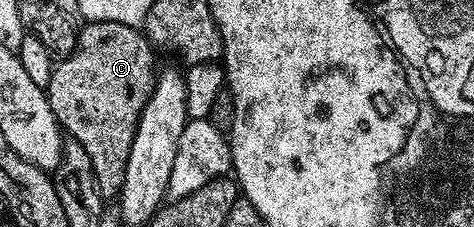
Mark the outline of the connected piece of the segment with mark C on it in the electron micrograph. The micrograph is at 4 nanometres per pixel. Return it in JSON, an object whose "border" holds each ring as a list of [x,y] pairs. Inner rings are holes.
{"border":[[[90,21],[82,24],[73,54],[56,62],[49,80],[47,92],[51,111],[62,130],[72,140],[79,142],[83,151],[87,151],[102,198],[116,198],[123,187],[127,155],[131,155],[131,143],[135,139],[141,112],[153,90],[155,80],[153,53],[155,54],[154,46],[141,29],[127,27],[123,23]]]}

